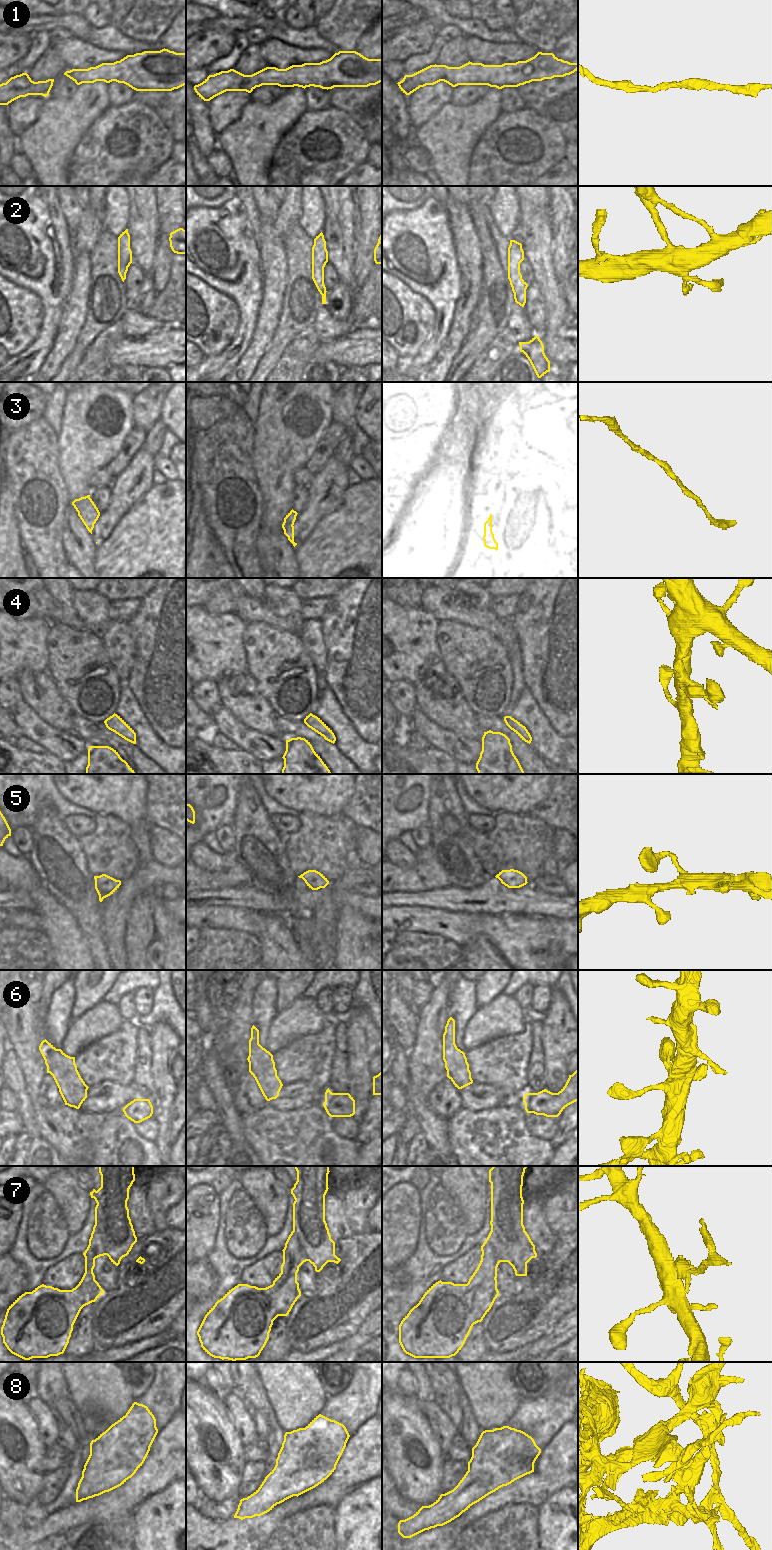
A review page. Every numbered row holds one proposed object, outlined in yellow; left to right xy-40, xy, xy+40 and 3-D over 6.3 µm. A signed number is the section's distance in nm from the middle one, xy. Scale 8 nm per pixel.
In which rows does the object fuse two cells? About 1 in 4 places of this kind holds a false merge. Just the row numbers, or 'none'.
7, 8

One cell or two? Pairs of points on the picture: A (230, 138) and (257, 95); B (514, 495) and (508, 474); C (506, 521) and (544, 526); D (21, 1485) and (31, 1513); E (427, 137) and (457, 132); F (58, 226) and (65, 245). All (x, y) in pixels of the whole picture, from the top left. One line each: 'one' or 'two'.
A: two
B: two
C: two
D: two
E: one
F: one

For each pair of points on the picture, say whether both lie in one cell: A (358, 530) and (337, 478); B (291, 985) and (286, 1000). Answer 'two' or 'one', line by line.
A: two
B: one

